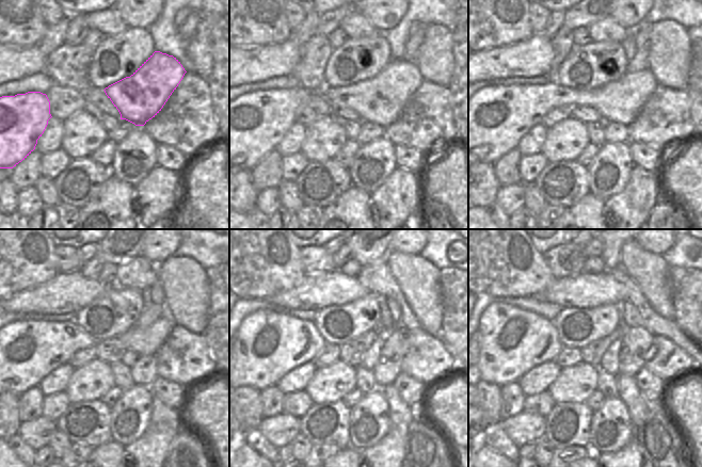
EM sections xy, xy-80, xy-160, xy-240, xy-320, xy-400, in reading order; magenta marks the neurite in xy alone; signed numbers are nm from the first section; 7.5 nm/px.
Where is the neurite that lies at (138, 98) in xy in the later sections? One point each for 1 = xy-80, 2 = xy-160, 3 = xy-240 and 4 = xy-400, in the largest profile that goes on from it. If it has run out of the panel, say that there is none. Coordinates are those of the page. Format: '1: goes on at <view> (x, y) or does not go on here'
1: goes on at xy-80 (380, 99)
2: goes on at xy-160 (491, 123)
3: goes on at xy-240 (21, 354)
4: goes on at xy-400 (512, 341)

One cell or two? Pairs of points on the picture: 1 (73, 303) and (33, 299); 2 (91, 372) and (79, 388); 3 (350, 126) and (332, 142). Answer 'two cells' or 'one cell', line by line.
1: one cell
2: one cell
3: two cells

